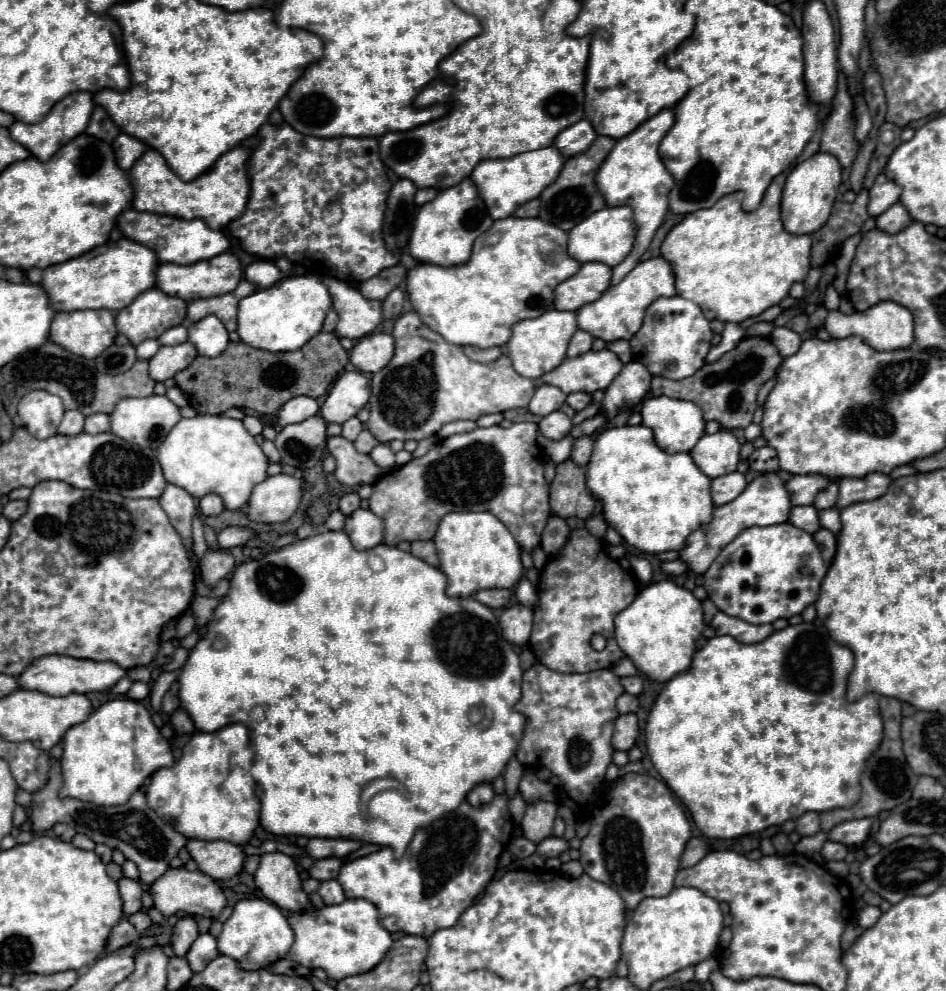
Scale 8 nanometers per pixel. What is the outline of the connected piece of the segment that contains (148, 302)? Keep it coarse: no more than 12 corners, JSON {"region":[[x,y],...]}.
{"region":[[158,287],[116,315],[118,333],[136,347],[186,317],[184,299]]}

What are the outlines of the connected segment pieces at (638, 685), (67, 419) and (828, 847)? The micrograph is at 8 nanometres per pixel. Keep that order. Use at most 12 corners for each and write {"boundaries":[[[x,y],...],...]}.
{"boundaries":[[[640,675],[622,677],[624,691],[638,695],[642,691]],[[66,411],[58,427],[62,435],[78,435],[84,427],[80,411]],[[826,841],[822,857],[826,861],[842,861],[848,847],[842,843]]]}

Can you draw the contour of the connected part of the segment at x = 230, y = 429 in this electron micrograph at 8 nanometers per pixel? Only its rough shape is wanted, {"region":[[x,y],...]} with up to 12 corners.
{"region":[[180,419],[158,447],[168,483],[240,509],[266,479],[244,423]]}

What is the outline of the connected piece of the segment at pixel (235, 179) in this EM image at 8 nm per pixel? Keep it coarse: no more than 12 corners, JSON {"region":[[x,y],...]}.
{"region":[[148,149],[130,169],[132,207],[226,229],[242,215],[248,149],[180,181]]}

